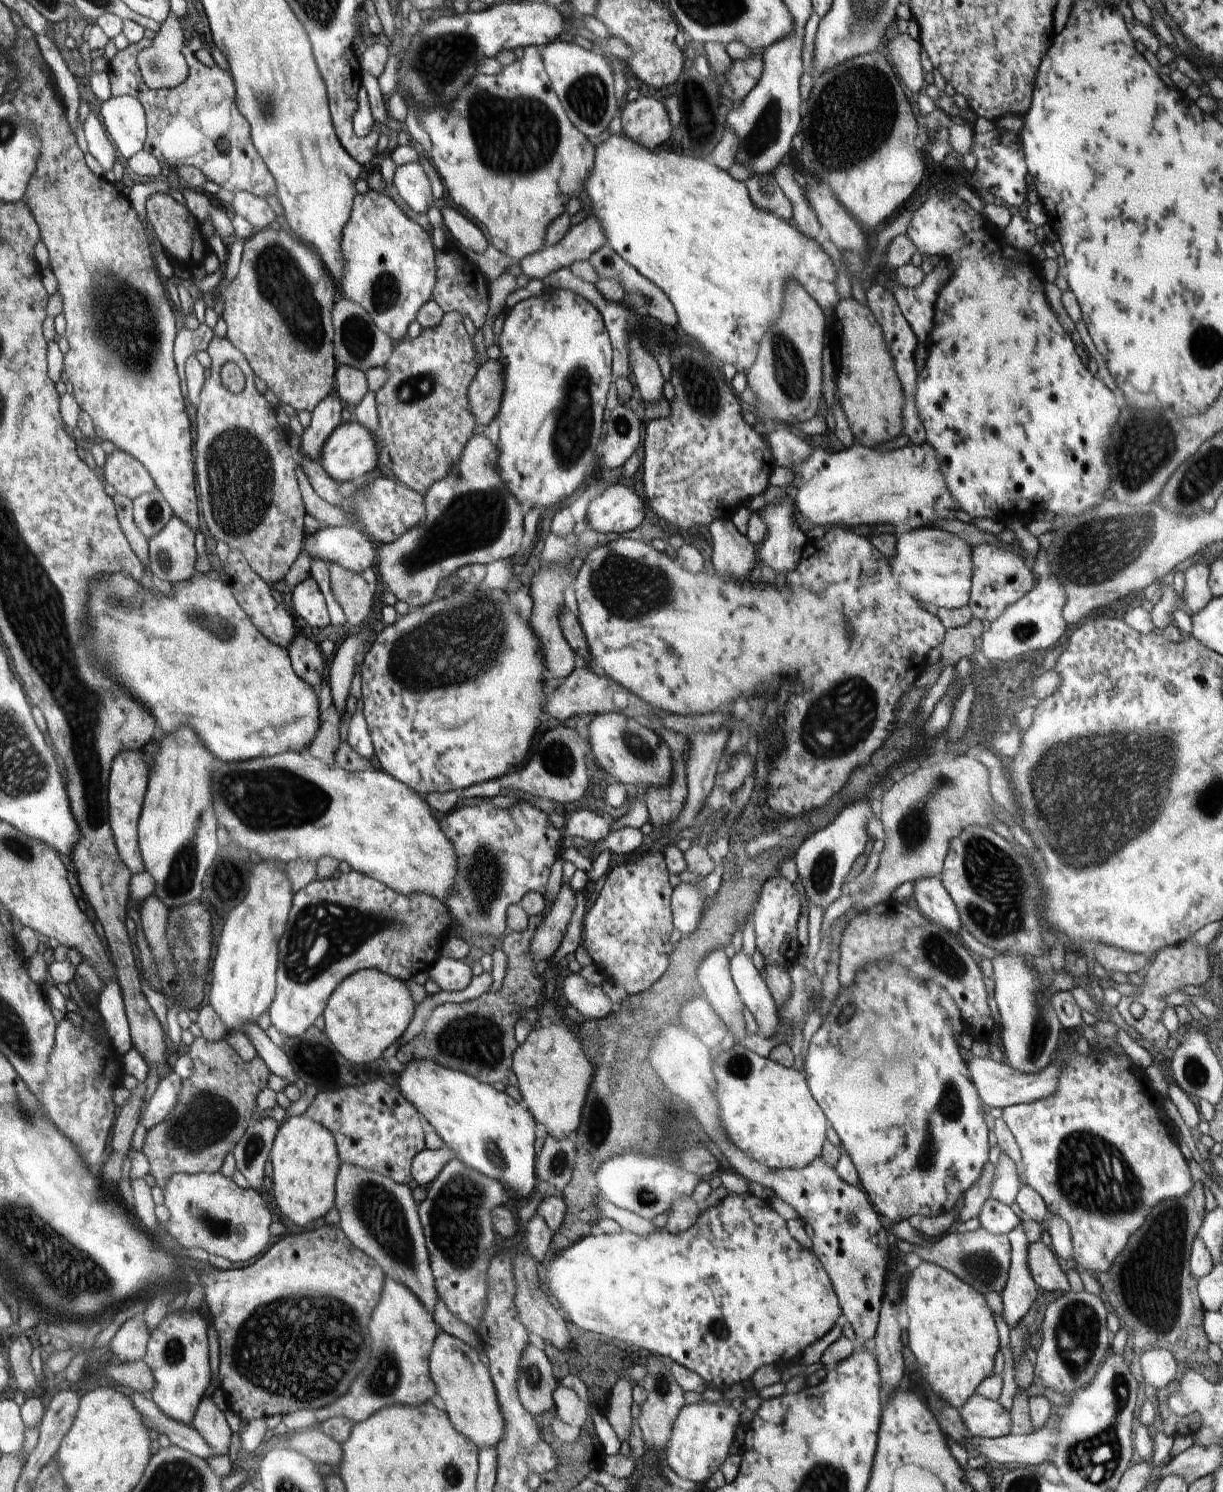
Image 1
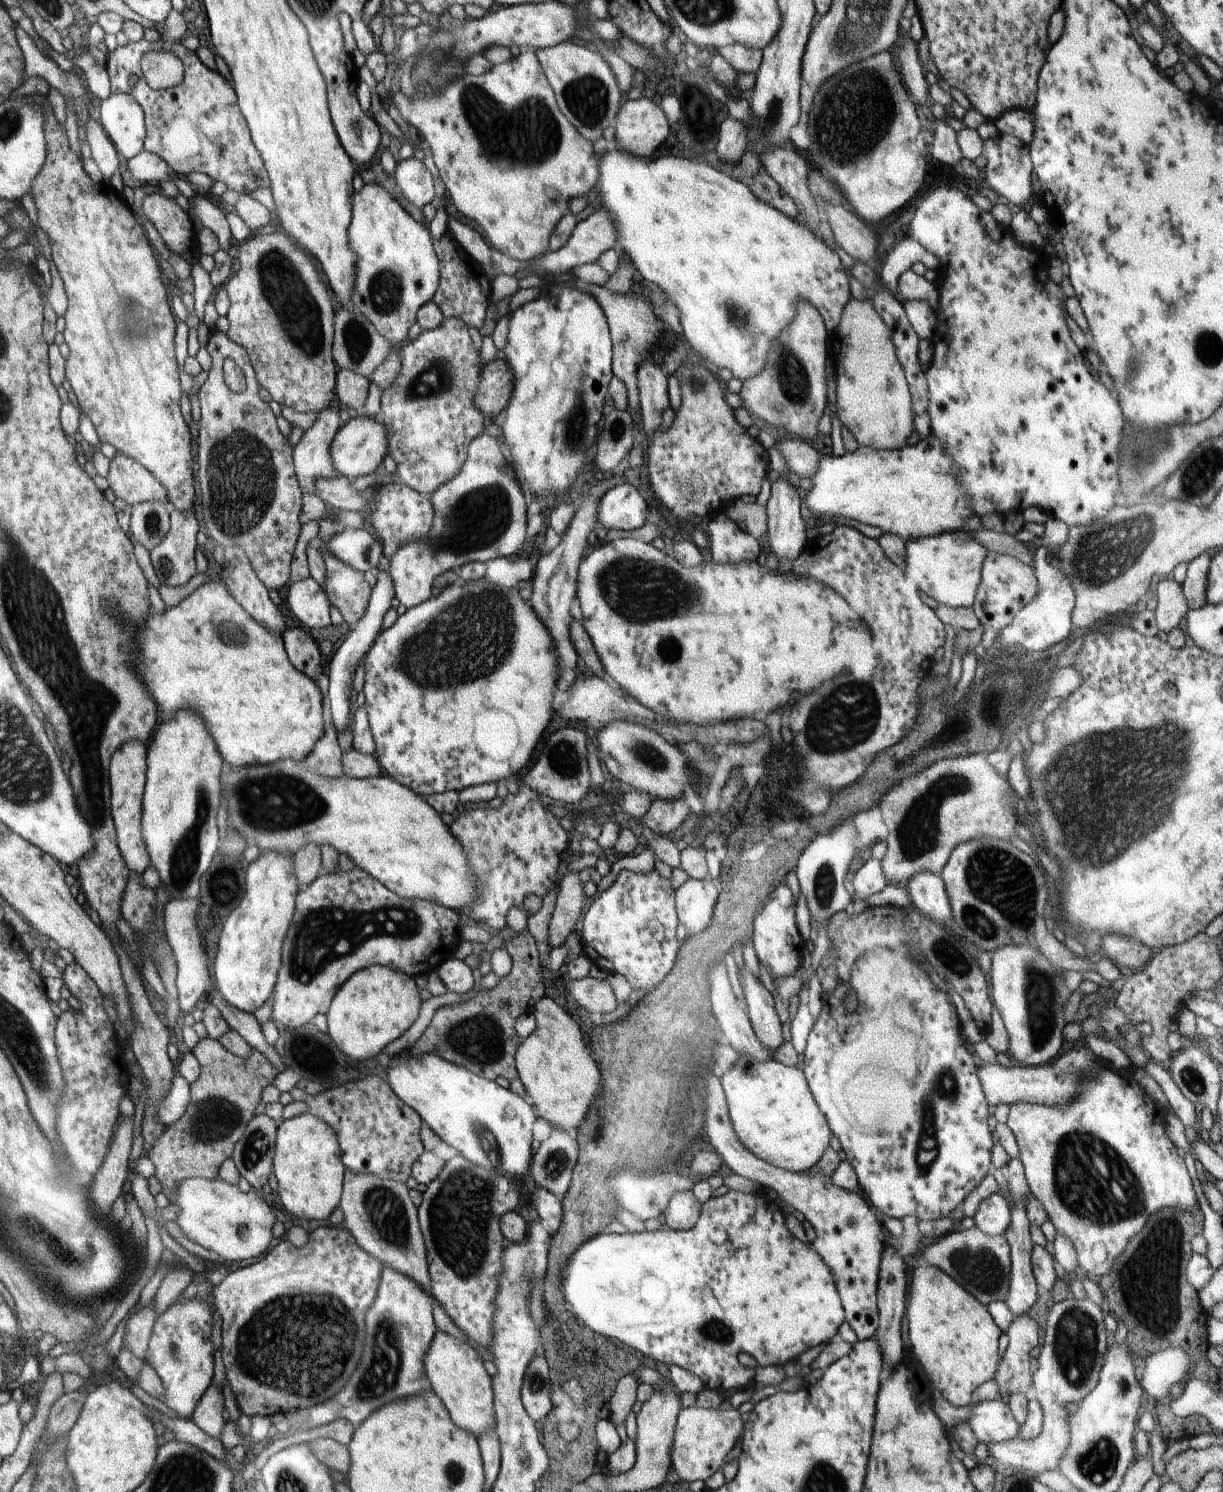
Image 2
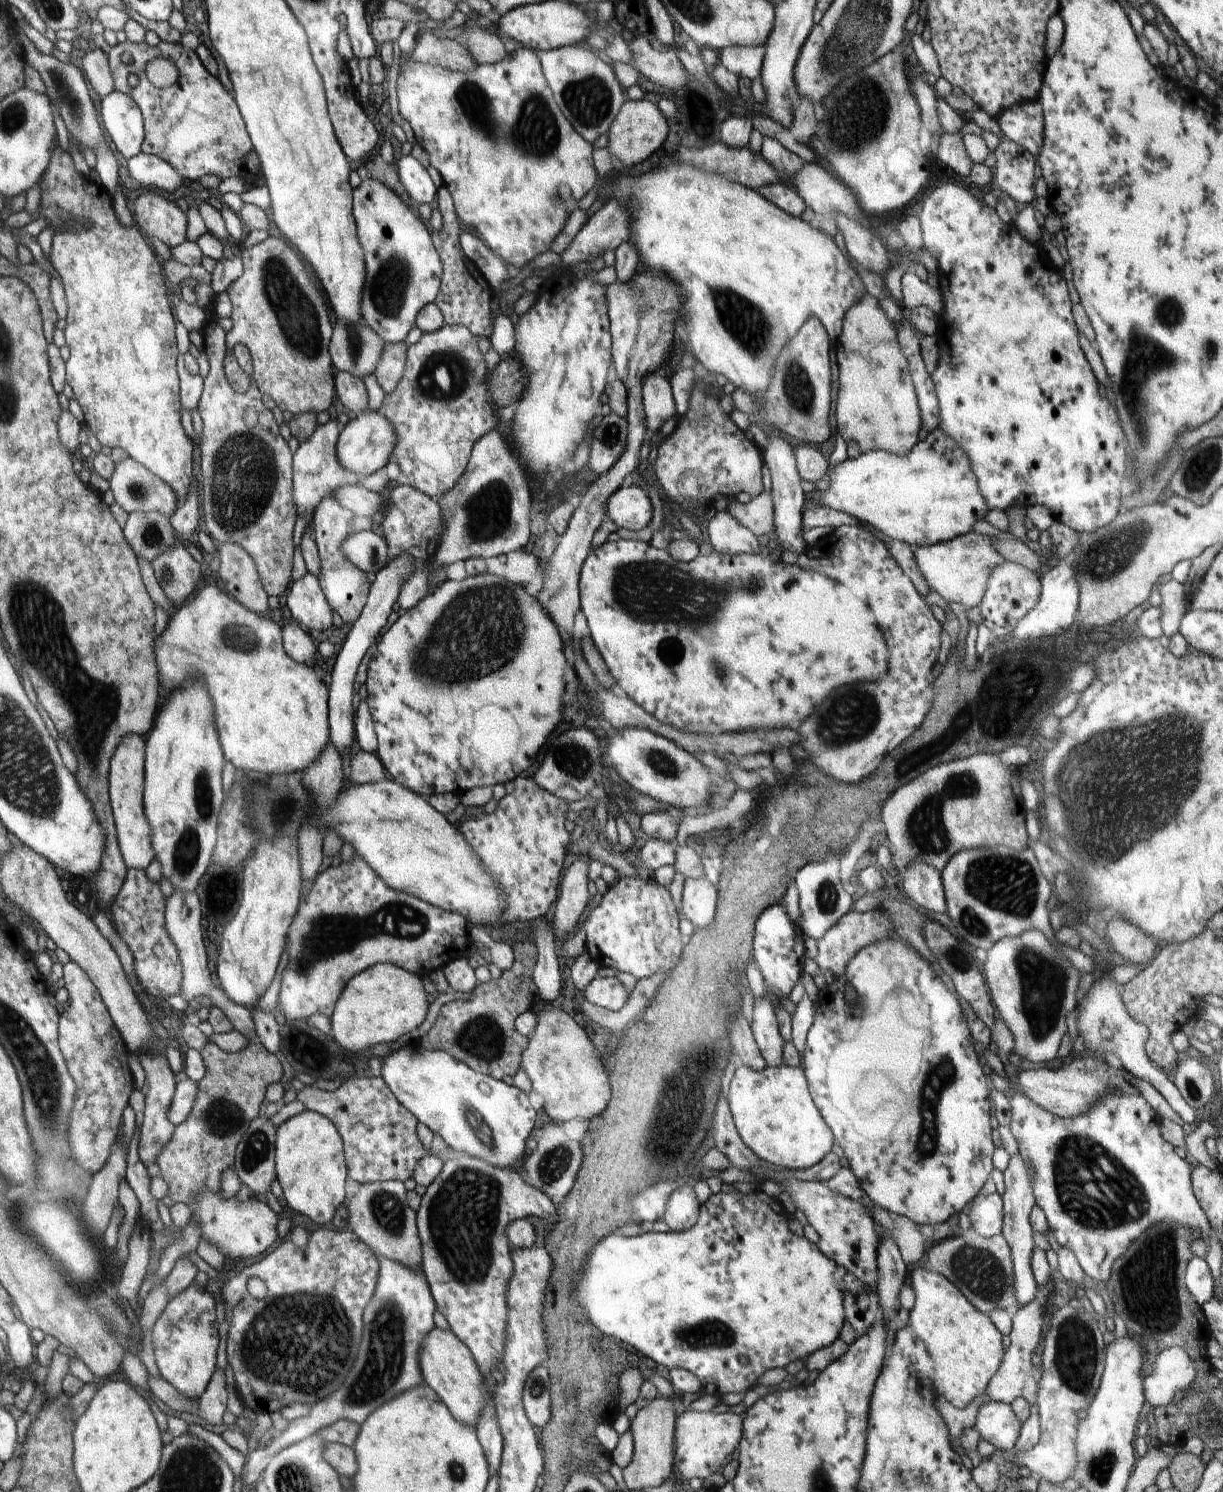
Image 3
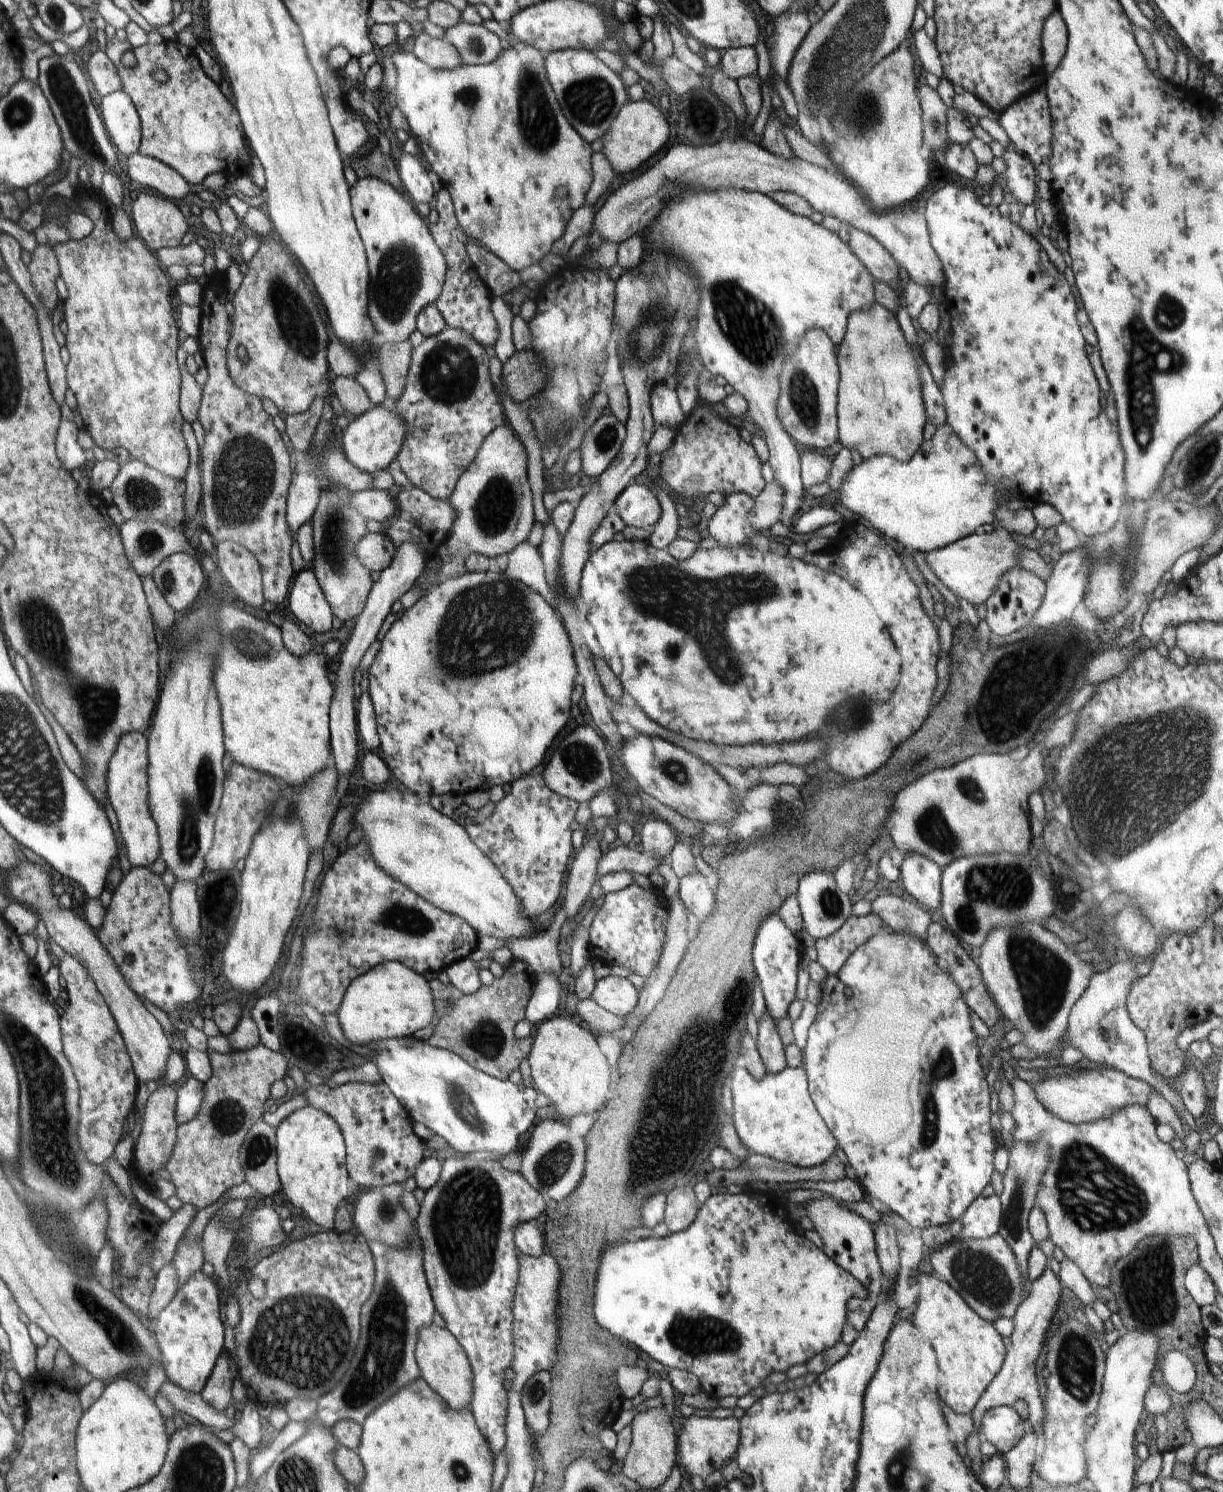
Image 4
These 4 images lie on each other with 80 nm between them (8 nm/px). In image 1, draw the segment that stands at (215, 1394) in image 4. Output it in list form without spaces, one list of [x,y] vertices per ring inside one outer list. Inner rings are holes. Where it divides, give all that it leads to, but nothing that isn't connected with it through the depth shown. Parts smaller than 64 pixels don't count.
[[[202,1397],[191,1424],[214,1449],[215,1456],[229,1454],[232,1431],[224,1413],[211,1397]]]

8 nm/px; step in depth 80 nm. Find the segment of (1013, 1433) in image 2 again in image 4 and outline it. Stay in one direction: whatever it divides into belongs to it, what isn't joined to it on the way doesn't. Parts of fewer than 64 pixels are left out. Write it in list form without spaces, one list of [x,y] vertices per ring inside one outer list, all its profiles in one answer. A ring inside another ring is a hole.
[[[994,1407],[982,1415],[980,1434],[1005,1455],[1026,1435],[1025,1422],[1013,1407]]]

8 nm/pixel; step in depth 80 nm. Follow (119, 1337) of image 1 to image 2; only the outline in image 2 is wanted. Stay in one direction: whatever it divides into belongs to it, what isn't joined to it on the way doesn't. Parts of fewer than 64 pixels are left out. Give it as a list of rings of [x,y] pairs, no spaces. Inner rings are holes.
[[[153,1298],[148,1306],[127,1318],[122,1349],[126,1347],[132,1354],[144,1360],[156,1319],[157,1310]]]

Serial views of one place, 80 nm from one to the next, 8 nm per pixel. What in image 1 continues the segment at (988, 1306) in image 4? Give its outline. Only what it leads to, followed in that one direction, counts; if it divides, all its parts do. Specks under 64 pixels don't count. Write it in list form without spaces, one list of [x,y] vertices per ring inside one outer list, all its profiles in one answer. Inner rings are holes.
[[[981,1226],[973,1231],[960,1231],[943,1235],[939,1241],[929,1247],[901,1243],[902,1254],[914,1252],[927,1263],[945,1268],[955,1274],[968,1286],[975,1288],[984,1298],[987,1293],[998,1293],[1004,1290],[1011,1265],[1011,1244],[1007,1235],[992,1234]]]

